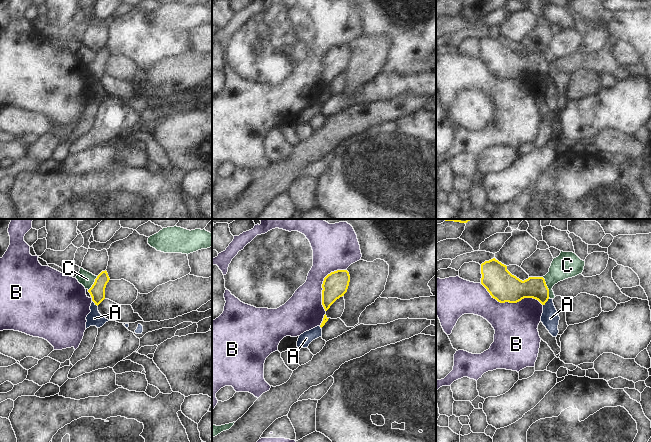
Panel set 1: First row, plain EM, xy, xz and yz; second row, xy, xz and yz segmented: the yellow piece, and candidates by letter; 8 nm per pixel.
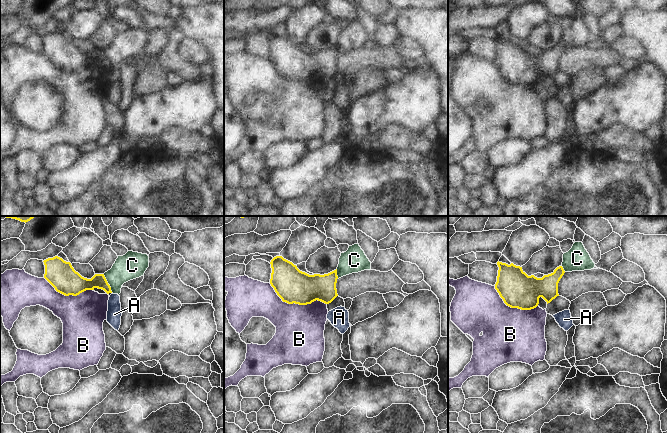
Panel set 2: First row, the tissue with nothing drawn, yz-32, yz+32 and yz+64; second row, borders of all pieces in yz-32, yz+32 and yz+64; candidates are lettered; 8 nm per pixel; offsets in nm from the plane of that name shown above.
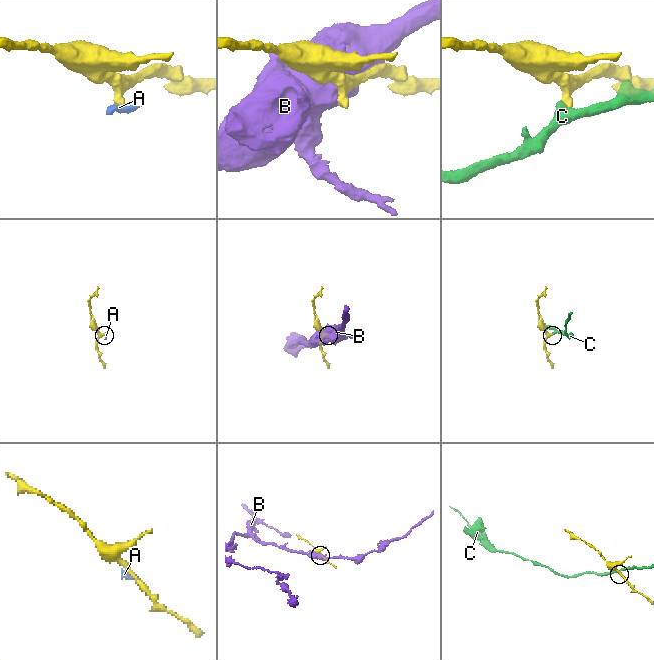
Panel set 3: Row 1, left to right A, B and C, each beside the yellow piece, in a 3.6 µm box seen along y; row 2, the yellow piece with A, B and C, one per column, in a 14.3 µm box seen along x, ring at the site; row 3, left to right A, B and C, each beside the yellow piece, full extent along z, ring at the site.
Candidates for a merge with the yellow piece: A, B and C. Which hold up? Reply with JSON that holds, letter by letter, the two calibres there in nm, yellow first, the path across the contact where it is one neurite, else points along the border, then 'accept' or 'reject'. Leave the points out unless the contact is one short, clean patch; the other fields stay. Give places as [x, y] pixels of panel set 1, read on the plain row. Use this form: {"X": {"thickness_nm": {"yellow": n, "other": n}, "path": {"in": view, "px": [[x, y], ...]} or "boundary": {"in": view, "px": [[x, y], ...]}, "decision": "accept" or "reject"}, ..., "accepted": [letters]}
{"A": {"thickness_nm": {"yellow": 180, "other": 140}, "boundary": {"in": "yz", "px": [[549, 74], [543, 81]]}, "decision": "reject"}, "B": {"thickness_nm": {"yellow": 240, "other": 340}, "decision": "reject"}, "C": {"thickness_nm": {"yellow": 180, "other": 200}, "boundary": {"in": "yz", "px": [[542, 53], [548, 65], [549, 73]]}, "decision": "reject"}, "accepted": []}

